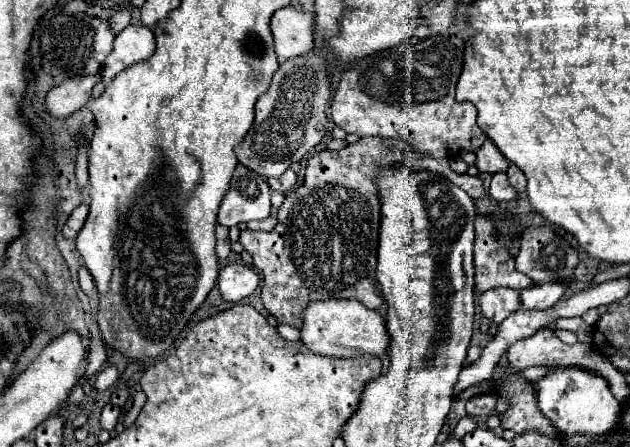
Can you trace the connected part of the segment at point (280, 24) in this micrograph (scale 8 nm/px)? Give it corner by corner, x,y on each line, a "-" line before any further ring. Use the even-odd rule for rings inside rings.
283,7
271,17
271,33
279,61
305,55
313,49
313,13

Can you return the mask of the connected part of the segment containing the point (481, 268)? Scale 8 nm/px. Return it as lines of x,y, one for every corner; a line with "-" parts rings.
477,215
475,219
475,295
481,295
493,287
511,287
525,289
531,281
515,269
515,257
509,253
511,245
521,237
521,231
513,231
511,219
487,219
485,215

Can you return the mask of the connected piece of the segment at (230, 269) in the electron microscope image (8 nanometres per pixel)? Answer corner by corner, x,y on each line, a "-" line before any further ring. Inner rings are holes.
229,263
221,269
219,279
217,279
217,287
219,293
225,301
241,301
245,297
249,297
259,285
259,277
251,267
245,265
237,265
237,263

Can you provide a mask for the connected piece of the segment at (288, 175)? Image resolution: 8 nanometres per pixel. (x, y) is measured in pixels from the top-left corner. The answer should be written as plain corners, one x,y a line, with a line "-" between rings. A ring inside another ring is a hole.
287,169
281,177
277,177
277,179
267,179
267,183
269,183
269,187
273,189
273,191
289,191
293,185
295,185
295,181
297,181
297,175
293,173
293,169

